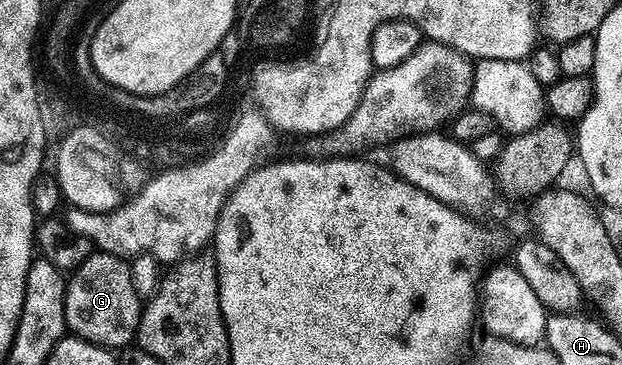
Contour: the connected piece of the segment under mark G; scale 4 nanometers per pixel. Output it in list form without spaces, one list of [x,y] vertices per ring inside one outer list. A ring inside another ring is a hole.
[[[95,252],[69,275],[66,284],[66,328],[75,338],[97,346],[126,348],[135,341],[143,299],[132,288],[130,262],[114,254]]]

